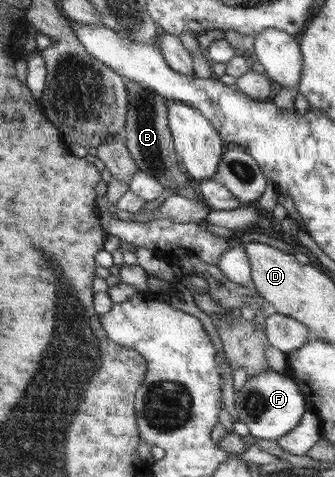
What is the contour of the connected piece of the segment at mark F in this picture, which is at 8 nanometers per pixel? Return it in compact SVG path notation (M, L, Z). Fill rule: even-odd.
M272 370L247 378L243 387L236 390L234 401L238 421L248 426L251 435L263 440L277 440L289 433L299 425L303 414L309 409L297 382L286 372Z

